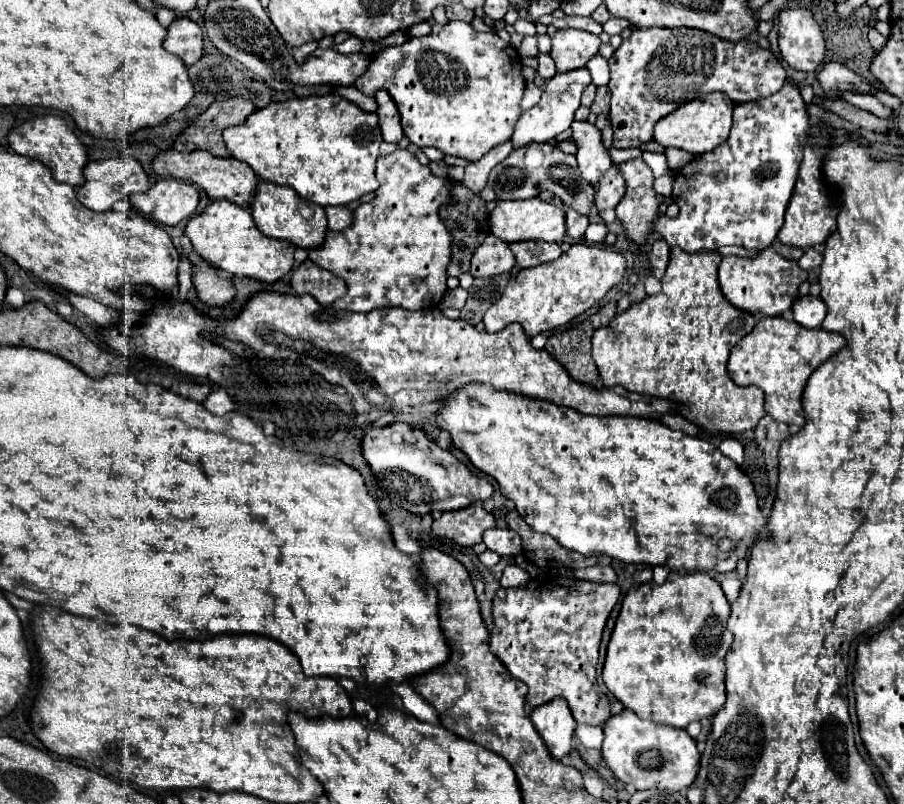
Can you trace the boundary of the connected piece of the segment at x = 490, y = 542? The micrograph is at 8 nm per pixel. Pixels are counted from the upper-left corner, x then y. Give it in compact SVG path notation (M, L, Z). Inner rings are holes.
M488 529L484 533L484 543L490 551L496 551L500 557L520 555L520 537L512 529Z

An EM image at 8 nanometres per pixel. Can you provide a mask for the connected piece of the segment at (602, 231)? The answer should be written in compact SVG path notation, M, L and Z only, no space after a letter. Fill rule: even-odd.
M596 223L596 225L590 225L590 227L586 229L584 239L586 239L588 243L602 245L602 243L604 243L604 239L606 239L606 235L608 235L608 227L606 227L604 223Z

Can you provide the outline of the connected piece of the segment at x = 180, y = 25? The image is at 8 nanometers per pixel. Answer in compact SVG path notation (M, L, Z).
M188 17L174 19L164 39L164 49L178 55L184 65L192 65L202 57L202 29Z

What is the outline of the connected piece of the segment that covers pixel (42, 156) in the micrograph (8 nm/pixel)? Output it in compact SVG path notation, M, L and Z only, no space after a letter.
M44 115L44 117L32 119L32 121L26 121L20 127L14 127L10 131L8 141L10 141L10 149L14 153L44 163L52 171L52 175L58 183L66 183L66 185L72 185L72 187L82 187L82 183L86 181L84 179L84 165L88 161L86 149L78 141L74 131L68 129L68 125L62 117Z

